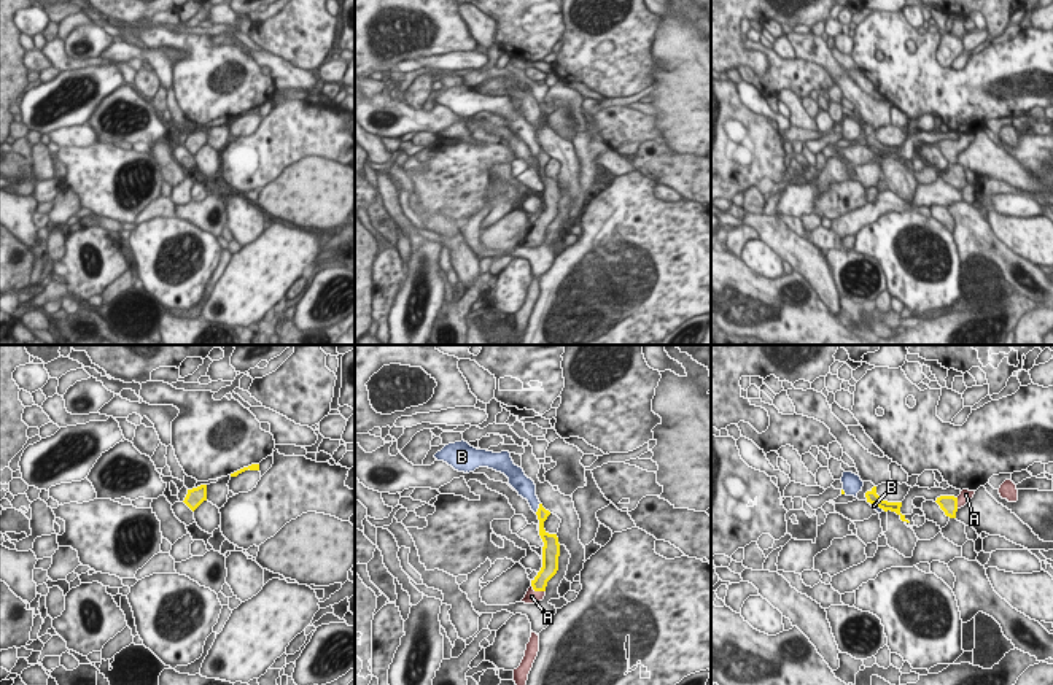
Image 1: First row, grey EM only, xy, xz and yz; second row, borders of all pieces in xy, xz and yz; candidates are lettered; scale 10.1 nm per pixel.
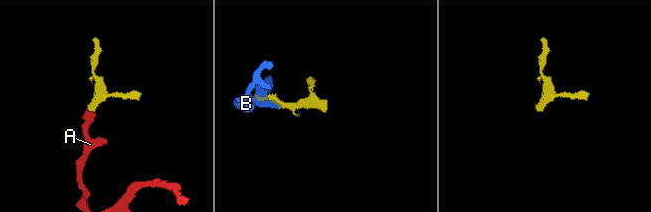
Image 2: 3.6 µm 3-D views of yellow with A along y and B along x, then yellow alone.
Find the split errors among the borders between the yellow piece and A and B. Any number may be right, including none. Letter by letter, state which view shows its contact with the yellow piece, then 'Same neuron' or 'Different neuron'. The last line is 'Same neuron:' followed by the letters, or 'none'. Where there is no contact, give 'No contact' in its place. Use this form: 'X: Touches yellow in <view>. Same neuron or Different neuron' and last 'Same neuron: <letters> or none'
A: Touches yellow in xz. Same neuron
B: Touches yellow in xz. Different neuron
Same neuron: A.

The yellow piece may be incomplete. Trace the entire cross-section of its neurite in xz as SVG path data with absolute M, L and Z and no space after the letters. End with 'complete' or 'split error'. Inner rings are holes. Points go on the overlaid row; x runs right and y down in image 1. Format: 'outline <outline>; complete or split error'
outline M539 504L536 512L539 520L539 536L544 542L542 547L542 567L538 575L531 580L531 586L528 588L522 602L525 604L536 604L544 599L547 582L557 574L558 571L558 556L560 556L560 544L557 534L549 534L544 529L544 521L550 515L549 510Z; split error

